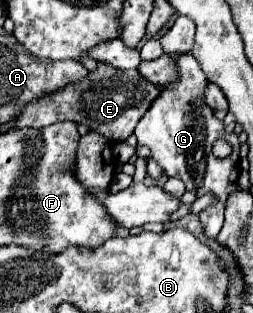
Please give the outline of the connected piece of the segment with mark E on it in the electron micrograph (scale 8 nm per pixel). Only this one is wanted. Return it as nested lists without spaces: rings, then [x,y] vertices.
[[[99,63],[97,71],[91,71],[81,83],[75,83],[75,87],[67,85],[49,99],[31,101],[19,115],[17,129],[45,127],[57,121],[75,121],[79,125],[89,127],[91,131],[101,133],[109,141],[125,141],[133,133],[139,117],[143,117],[143,113],[149,109],[157,93],[159,87],[147,83],[147,79],[139,75],[139,71],[133,69],[123,71],[123,69],[113,69],[107,63]]]

